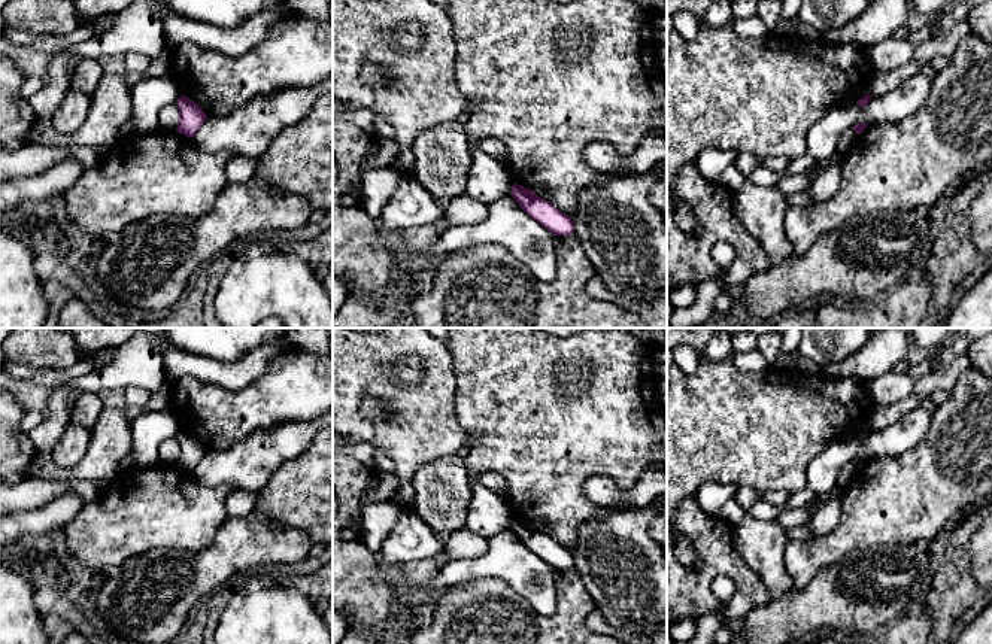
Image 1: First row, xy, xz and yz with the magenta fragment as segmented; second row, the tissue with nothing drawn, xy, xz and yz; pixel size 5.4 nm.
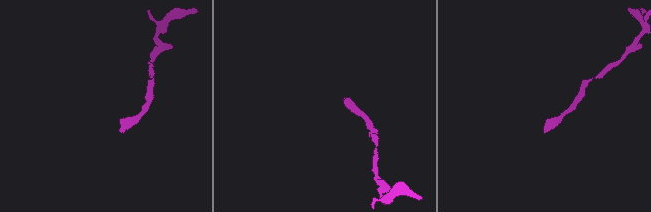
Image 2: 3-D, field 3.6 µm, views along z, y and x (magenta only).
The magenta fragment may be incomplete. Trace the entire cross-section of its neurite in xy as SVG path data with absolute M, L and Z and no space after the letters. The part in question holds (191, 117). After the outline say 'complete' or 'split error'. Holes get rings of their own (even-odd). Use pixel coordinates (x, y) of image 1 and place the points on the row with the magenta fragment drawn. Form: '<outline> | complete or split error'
M183 94L178 98L176 104L179 107L179 122L176 131L186 137L194 137L207 119L207 115L195 101L189 100Z | complete

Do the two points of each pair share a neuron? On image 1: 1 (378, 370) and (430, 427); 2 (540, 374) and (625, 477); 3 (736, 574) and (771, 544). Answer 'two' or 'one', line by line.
1: one
2: one
3: two

